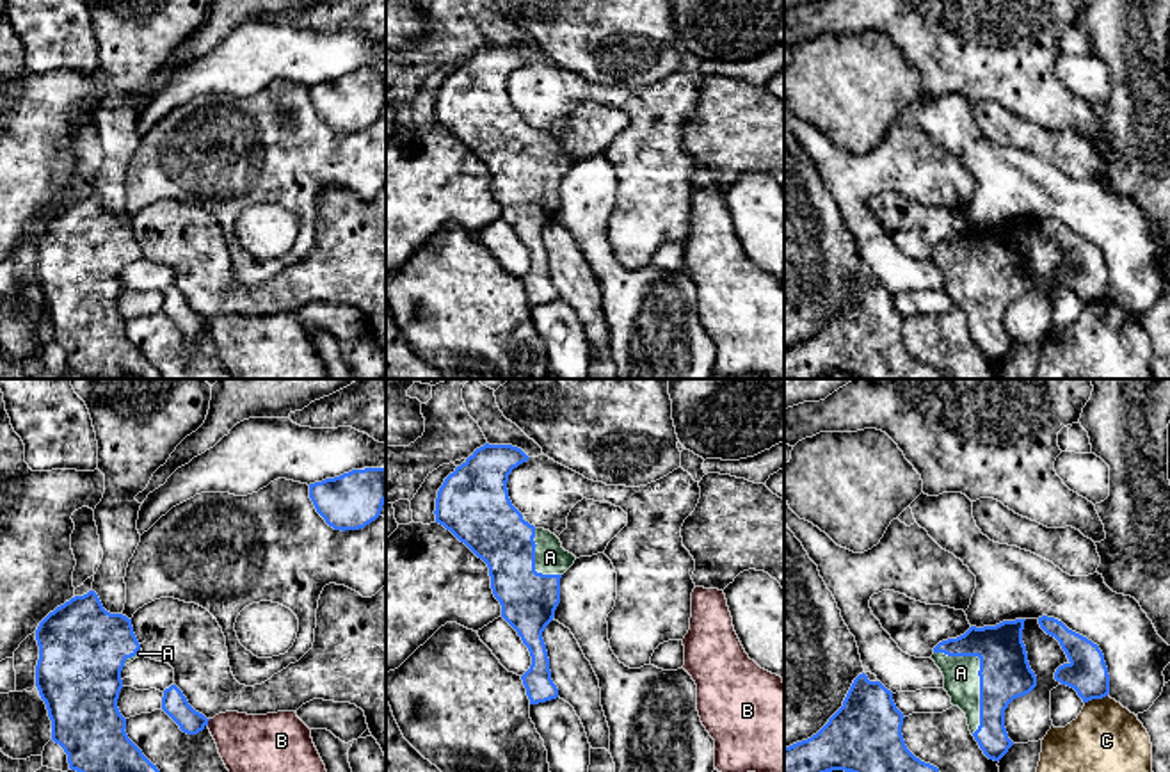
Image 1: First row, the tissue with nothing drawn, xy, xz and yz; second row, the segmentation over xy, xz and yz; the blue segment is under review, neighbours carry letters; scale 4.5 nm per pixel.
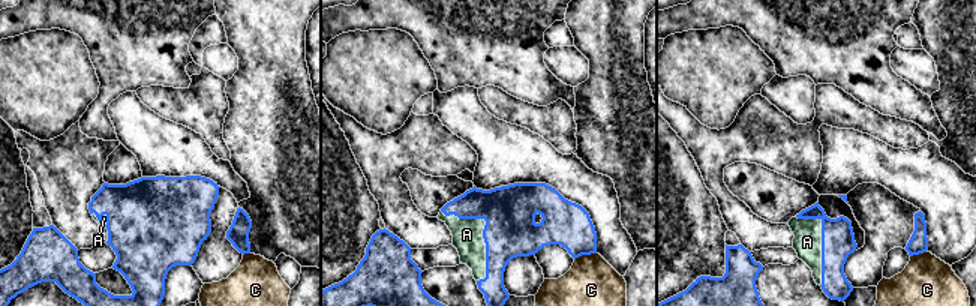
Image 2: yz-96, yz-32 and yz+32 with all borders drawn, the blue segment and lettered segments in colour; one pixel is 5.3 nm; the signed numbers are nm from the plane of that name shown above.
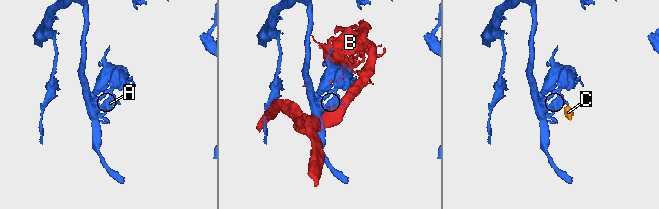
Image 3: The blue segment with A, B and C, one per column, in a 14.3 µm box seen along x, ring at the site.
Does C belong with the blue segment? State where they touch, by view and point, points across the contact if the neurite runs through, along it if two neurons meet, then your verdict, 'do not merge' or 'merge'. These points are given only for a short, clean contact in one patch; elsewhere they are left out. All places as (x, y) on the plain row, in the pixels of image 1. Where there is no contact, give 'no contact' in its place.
meets blue in yz at (1096, 299); border along yz (1106, 296), (1085, 305); do not merge

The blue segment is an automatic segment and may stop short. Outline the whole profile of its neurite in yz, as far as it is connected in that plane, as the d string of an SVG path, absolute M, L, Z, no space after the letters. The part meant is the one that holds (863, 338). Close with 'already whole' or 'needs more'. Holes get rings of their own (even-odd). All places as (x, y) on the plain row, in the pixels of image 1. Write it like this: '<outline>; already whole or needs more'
M859 276L843 308L811 340L784 349L784 379L820 379L832 372L845 372L859 379L941 379L937 368L916 359L905 347L903 315L893 302L893 294L880 283Z; already whole

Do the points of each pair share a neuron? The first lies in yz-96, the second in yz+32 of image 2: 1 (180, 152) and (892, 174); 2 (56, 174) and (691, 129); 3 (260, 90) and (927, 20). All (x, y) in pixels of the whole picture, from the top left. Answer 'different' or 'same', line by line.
1: same
2: same
3: same

